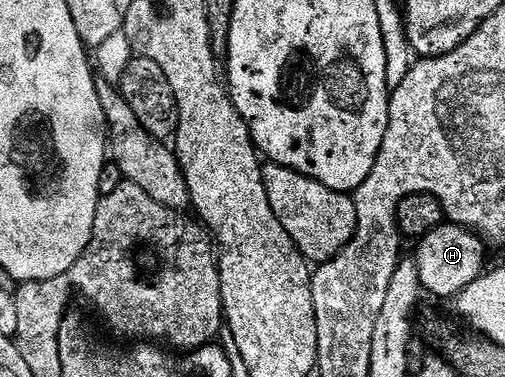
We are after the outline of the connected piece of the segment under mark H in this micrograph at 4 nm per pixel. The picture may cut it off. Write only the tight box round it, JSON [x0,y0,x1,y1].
[414,222,485,296]

